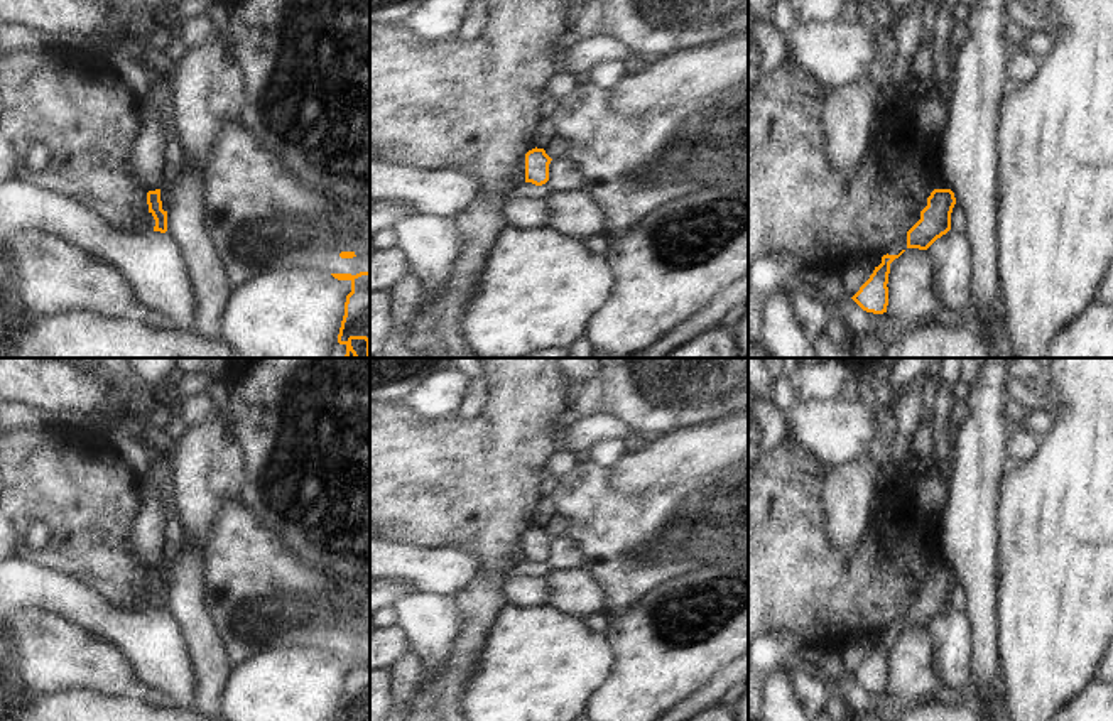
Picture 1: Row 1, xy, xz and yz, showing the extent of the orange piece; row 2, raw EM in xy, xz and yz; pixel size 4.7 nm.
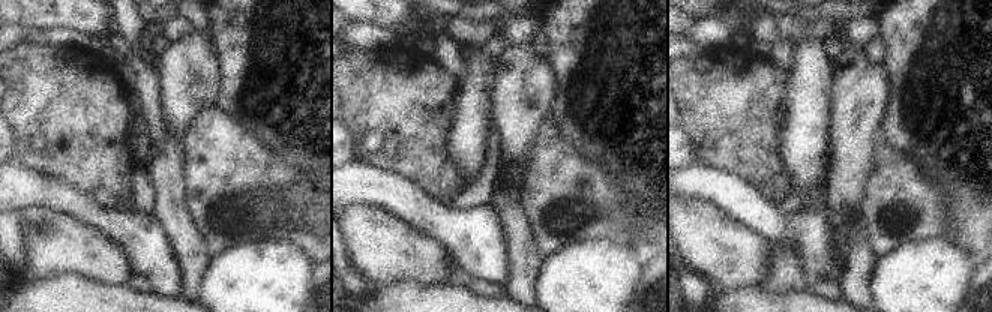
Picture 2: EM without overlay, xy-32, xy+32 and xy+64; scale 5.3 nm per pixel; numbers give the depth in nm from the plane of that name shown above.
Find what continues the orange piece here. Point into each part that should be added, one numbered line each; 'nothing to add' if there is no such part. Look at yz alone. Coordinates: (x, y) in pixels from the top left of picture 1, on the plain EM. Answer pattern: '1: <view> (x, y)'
nothing to add

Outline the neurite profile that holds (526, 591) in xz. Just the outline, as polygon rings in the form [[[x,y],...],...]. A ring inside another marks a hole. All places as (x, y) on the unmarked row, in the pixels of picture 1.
[[[513,576],[505,583],[505,599],[508,604],[522,608],[539,608],[546,604],[549,586],[546,577]]]

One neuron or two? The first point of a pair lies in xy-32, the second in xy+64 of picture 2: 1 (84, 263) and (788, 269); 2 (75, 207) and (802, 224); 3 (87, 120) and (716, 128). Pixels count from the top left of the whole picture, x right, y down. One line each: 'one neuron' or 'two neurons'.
1: two neurons
2: one neuron
3: one neuron

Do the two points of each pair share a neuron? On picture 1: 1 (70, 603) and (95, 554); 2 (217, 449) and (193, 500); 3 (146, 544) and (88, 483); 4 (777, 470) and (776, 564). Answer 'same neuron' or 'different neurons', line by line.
1: different neurons
2: same neuron
3: different neurons
4: same neuron

